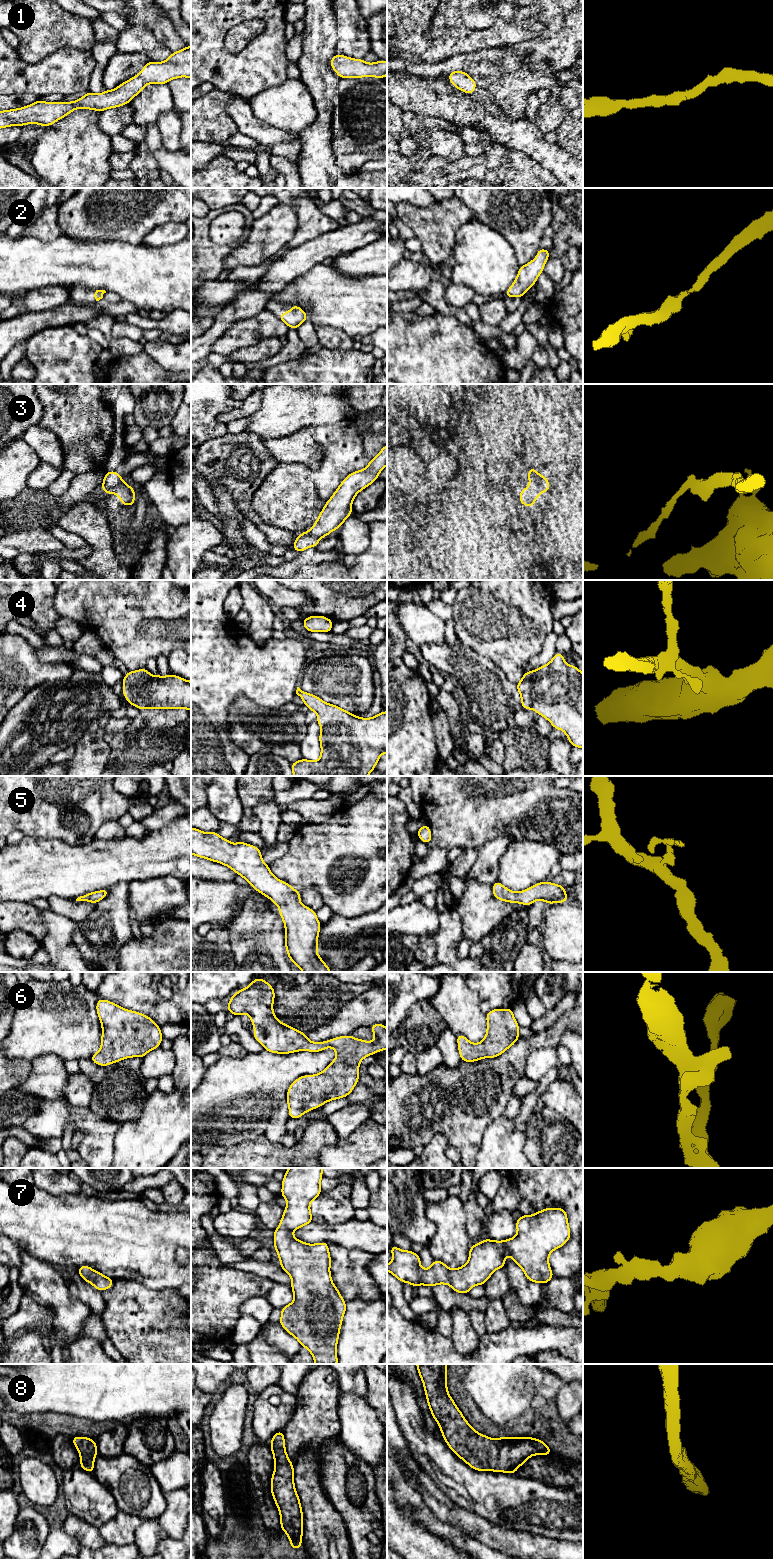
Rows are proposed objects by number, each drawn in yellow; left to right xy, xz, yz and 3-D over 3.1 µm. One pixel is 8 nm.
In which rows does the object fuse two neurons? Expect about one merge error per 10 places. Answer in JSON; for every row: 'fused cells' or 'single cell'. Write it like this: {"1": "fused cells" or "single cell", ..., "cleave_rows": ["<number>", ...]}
{"1": "single cell", "2": "single cell", "3": "fused cells", "4": "single cell", "5": "single cell", "6": "single cell", "7": "single cell", "8": "single cell", "cleave_rows": ["3"]}

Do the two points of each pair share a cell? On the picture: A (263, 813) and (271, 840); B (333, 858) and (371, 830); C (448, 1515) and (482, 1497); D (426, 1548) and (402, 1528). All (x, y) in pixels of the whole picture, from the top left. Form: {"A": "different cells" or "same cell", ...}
{"A": "same cell", "B": "same cell", "C": "different cells", "D": "same cell"}

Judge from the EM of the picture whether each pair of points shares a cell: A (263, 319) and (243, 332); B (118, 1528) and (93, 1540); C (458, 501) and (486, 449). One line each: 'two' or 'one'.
A: one
B: two
C: two

